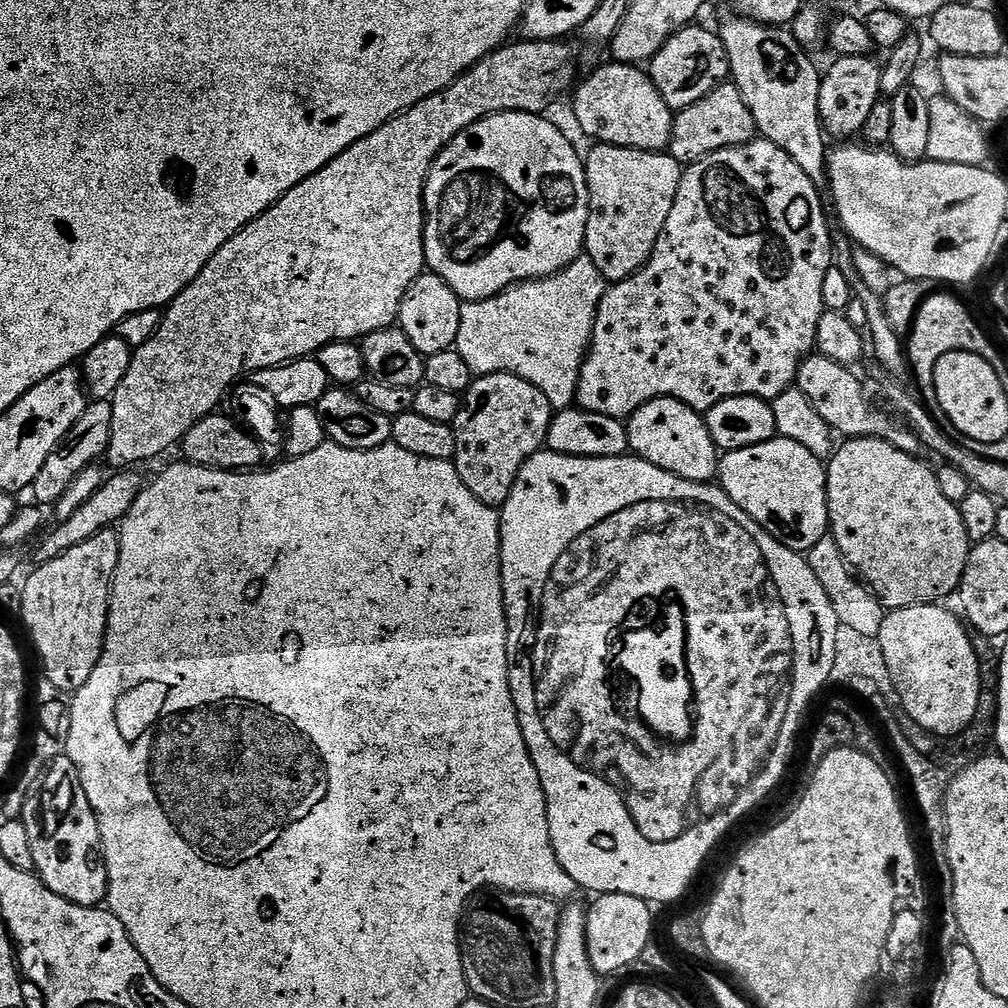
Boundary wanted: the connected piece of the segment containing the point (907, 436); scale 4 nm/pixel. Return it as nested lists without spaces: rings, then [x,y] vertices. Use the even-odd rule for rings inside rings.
[[[812,354],[800,363],[794,384],[809,400],[813,412],[829,425],[833,433],[841,432],[841,437],[844,438],[873,436],[879,440],[890,442],[890,446],[894,446],[906,454],[919,457],[922,445],[916,433],[912,428],[901,423],[899,419],[891,420],[884,412],[872,412],[871,406],[868,405],[868,396],[864,393],[859,378],[852,372],[855,371],[847,364],[839,364],[825,356]]]

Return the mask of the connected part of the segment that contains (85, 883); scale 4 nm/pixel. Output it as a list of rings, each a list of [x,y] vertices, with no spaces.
[[[67,754],[48,767],[44,778],[24,807],[22,817],[34,853],[35,875],[54,894],[87,908],[103,905],[108,899],[108,871],[100,845],[98,818],[82,790],[78,770]]]

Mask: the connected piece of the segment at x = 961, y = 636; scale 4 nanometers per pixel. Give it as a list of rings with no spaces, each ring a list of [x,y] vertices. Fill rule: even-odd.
[[[937,602],[891,609],[878,637],[900,699],[899,707],[922,730],[941,738],[966,731],[980,709],[982,691],[980,660],[968,637],[969,629],[955,611],[944,607],[948,606]]]

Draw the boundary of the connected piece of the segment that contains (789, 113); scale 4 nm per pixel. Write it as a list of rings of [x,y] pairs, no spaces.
[[[732,14],[718,28],[718,35],[728,55],[731,83],[742,94],[746,106],[750,106],[757,133],[774,146],[786,150],[810,182],[817,186],[827,185],[829,149],[824,148],[826,133],[818,110],[822,72],[804,53],[807,52],[805,45],[787,27],[759,24],[757,20],[745,20],[739,14]]]

